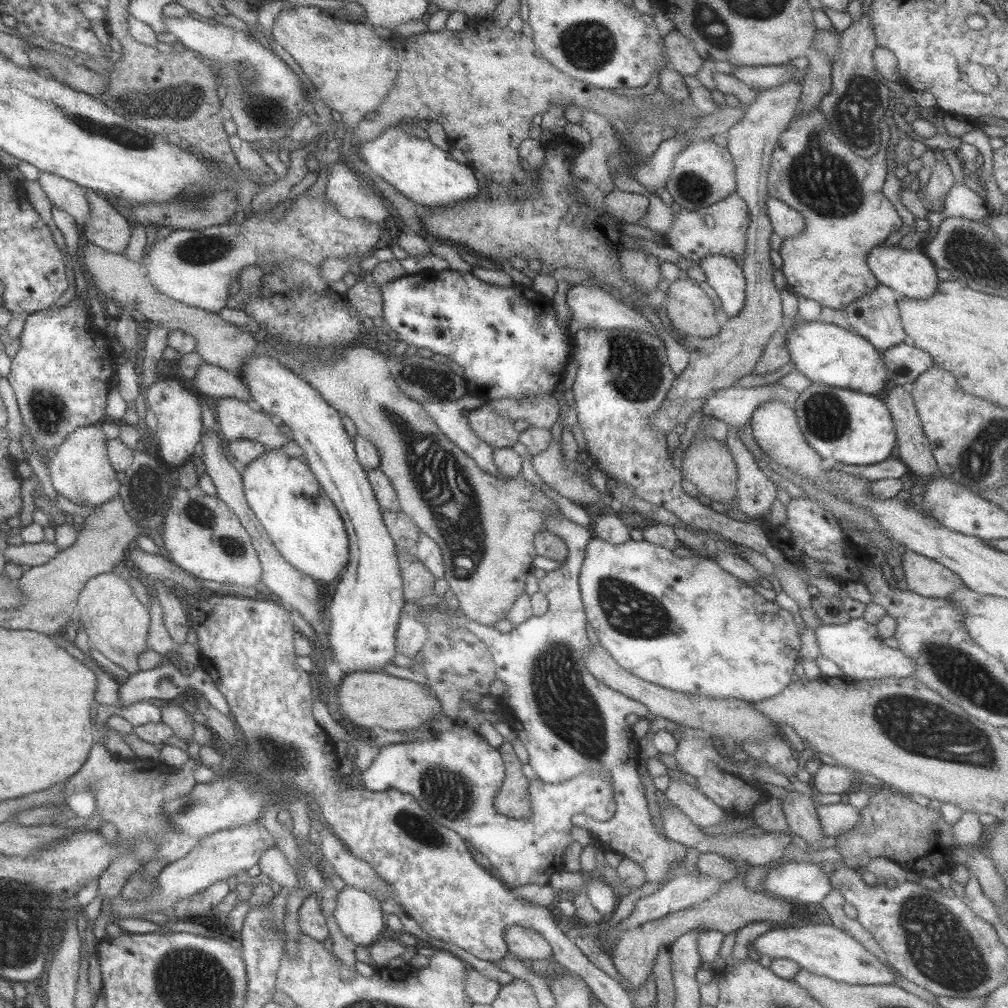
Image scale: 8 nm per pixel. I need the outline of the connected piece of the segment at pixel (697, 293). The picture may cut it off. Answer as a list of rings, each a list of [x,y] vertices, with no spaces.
[[[696,281],[672,282],[666,298],[667,316],[675,335],[708,338],[719,333],[721,327],[714,317],[717,309]]]

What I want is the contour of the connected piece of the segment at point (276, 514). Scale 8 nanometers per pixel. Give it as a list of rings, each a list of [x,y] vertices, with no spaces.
[[[280,447],[267,449],[245,467],[240,467],[240,471],[248,504],[283,558],[299,571],[313,576],[321,587],[330,584],[336,576],[341,575],[349,563],[349,536],[338,509],[328,498],[309,464],[303,458],[288,455]]]

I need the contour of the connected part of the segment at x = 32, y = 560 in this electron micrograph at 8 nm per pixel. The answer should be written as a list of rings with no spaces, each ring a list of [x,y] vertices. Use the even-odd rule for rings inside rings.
[[[42,541],[39,543],[23,543],[20,545],[8,545],[3,550],[7,560],[19,565],[28,564],[31,567],[46,564],[52,560],[61,548],[55,542]]]

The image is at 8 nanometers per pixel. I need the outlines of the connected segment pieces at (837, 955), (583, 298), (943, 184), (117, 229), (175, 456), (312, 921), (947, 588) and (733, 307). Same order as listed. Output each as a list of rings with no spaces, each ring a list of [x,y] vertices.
[[[816,922],[801,927],[777,927],[750,941],[749,950],[772,959],[789,958],[802,969],[848,984],[895,984],[894,973],[882,959],[872,955],[858,940],[830,923]]]
[[[572,286],[568,290],[566,304],[572,311],[571,324],[567,330],[571,334],[580,329],[615,329],[631,328],[639,331],[646,331],[660,337],[659,332],[644,315],[639,314],[632,306],[626,305],[626,300],[620,298],[615,292],[612,294],[605,292],[602,288],[588,286]]]
[[[935,151],[936,166],[930,172],[928,188],[924,190],[924,195],[920,195],[924,207],[930,212],[932,207],[936,207],[938,202],[943,202],[948,192],[954,185],[954,176],[948,165],[945,152]]]
[[[90,191],[86,199],[92,214],[81,228],[84,239],[104,250],[124,254],[132,233],[130,222],[118,213],[111,198]]]
[[[160,378],[144,393],[146,405],[154,412],[158,426],[154,434],[153,449],[175,469],[186,464],[200,452],[203,432],[202,406],[195,391],[186,389],[182,384],[170,378]]]
[[[312,892],[312,894],[304,899],[298,916],[301,932],[323,943],[330,937],[330,933],[326,925],[326,917],[324,917],[320,907],[319,899],[319,896]]]
[[[906,550],[901,561],[901,580],[906,580],[907,590],[920,596],[944,599],[951,592],[967,586],[955,572],[913,550]]]
[[[707,254],[699,260],[706,281],[716,291],[728,317],[742,310],[746,298],[746,280],[743,268],[734,258],[723,254]]]

